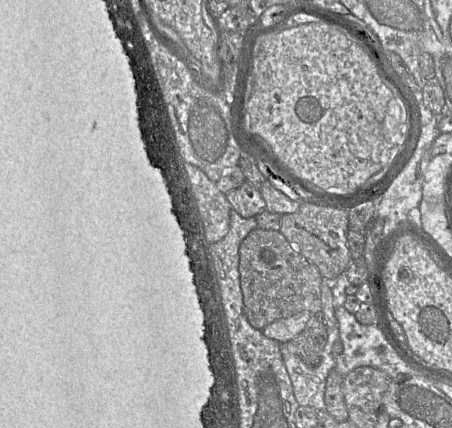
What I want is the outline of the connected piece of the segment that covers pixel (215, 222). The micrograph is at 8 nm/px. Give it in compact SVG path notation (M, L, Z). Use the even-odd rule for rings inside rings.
M184 163L192 191L204 223L209 243L221 241L229 232L232 207L226 194L218 190L216 182L211 181L198 167Z

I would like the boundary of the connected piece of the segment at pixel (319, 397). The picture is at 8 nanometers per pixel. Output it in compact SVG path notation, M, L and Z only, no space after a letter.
M338 325L328 329L327 343L322 352L322 359L317 367L308 367L291 348L291 343L280 345L293 393L299 406L310 406L318 411L326 409L325 390L329 373L335 369L335 357L332 347L340 338Z

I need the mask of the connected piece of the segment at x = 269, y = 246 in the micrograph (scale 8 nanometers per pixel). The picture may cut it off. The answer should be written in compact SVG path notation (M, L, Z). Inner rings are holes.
M256 228L247 235L239 248L239 273L246 316L255 329L300 312L321 312L323 277L279 231Z

